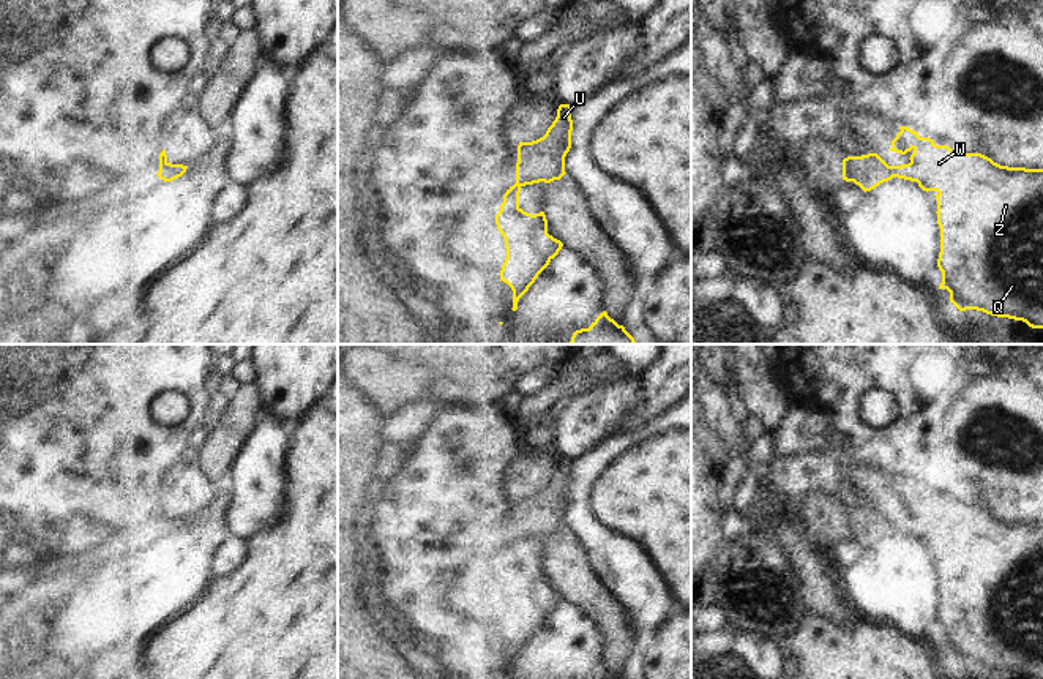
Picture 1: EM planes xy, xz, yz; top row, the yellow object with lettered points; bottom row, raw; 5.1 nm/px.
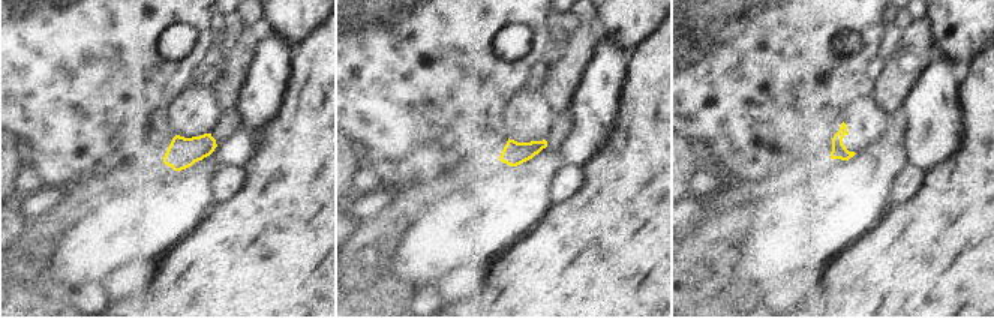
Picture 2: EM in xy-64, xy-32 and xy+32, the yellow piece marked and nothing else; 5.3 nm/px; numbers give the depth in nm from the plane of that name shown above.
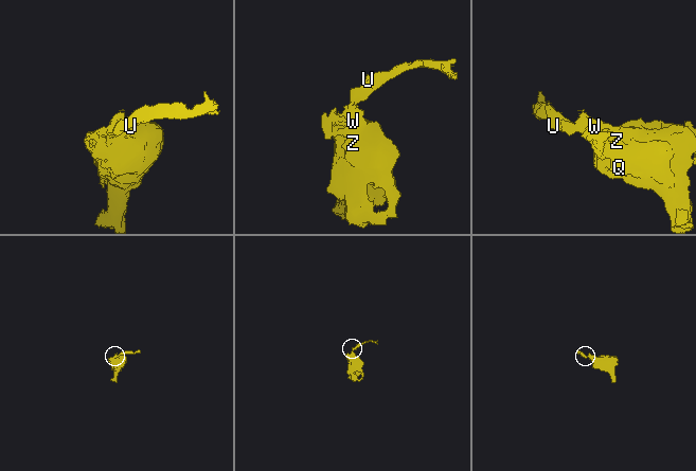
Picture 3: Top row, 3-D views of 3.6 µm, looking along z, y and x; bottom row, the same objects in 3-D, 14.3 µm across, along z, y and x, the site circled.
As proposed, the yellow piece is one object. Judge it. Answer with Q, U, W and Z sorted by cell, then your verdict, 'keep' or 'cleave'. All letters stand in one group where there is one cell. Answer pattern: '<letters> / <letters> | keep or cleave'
Q W Z / U | cleave

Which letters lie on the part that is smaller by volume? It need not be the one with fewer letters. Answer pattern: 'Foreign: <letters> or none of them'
Foreign: U

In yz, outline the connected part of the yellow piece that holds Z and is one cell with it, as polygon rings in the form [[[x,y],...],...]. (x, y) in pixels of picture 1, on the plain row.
[[[899,480],[890,505],[910,508],[909,518],[890,520],[893,531],[917,535],[923,545],[936,545],[942,625],[939,643],[950,646],[950,655],[959,663],[977,663],[997,671],[1043,679],[1043,523],[1008,521],[981,507],[958,507],[948,499],[936,499],[929,491]]]

